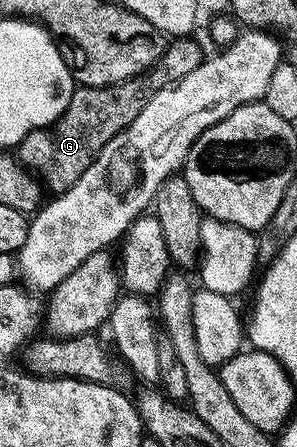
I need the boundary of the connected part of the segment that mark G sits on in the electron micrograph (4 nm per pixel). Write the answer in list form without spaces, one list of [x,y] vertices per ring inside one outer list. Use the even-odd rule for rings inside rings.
[[[174,38],[166,45],[166,52],[150,68],[119,84],[99,88],[75,87],[72,98],[62,117],[47,128],[33,128],[18,143],[16,155],[24,168],[29,168],[50,194],[66,192],[92,166],[92,162],[104,150],[106,143],[120,130],[124,130],[140,114],[142,105],[184,74],[192,74],[204,59],[204,51],[194,38]]]

